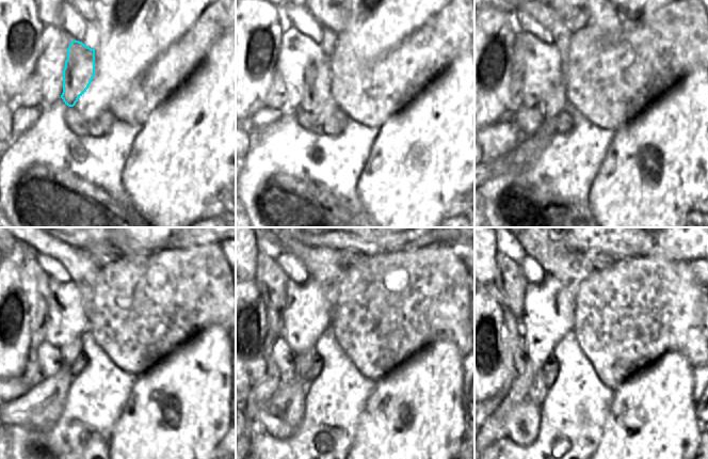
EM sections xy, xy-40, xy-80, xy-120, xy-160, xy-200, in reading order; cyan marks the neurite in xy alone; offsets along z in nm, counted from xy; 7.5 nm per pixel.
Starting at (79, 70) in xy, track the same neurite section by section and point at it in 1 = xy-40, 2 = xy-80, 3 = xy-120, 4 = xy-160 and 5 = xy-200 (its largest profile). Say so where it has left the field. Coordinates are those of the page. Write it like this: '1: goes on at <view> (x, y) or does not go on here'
1: goes on at xy-40 (317, 76)
2: goes on at xy-80 (554, 103)
3: goes on at xy-120 (70, 351)
4: goes on at xy-160 (302, 361)
5: goes on at xy-200 (537, 391)

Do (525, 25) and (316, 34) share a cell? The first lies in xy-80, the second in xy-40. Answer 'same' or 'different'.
same

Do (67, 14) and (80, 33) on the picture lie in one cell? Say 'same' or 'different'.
same

